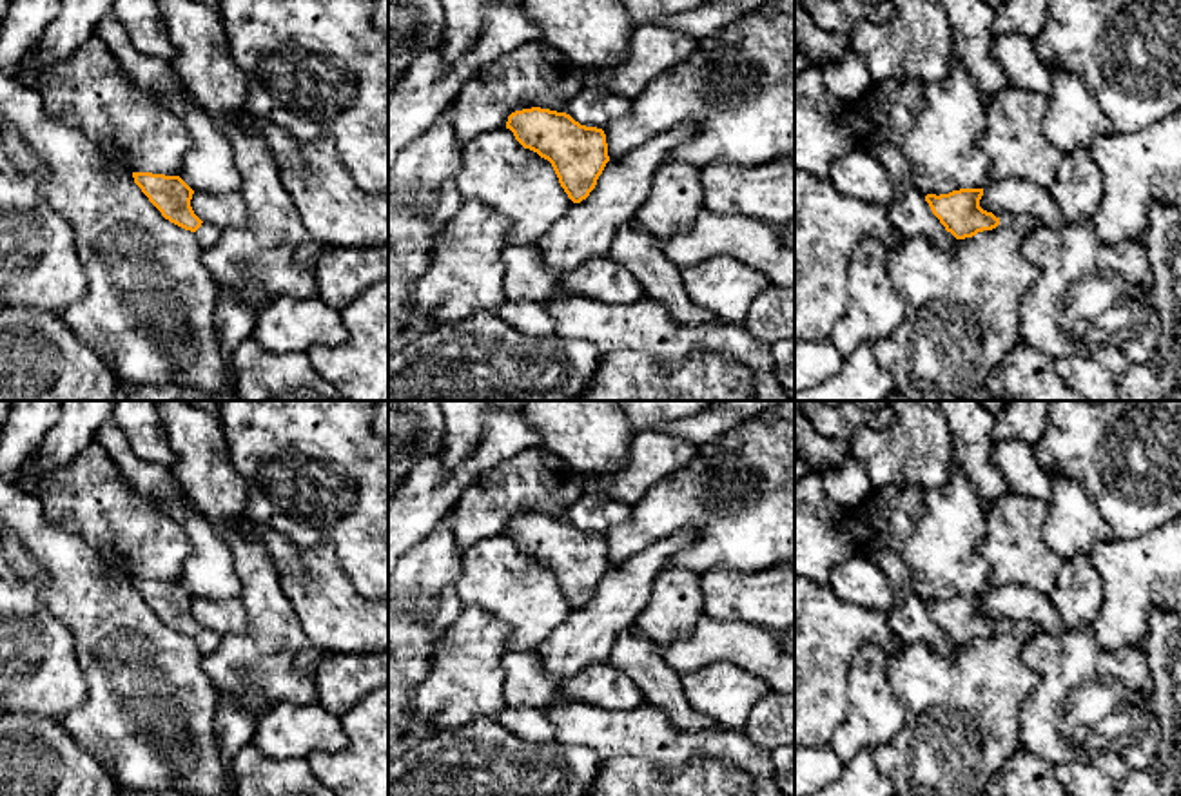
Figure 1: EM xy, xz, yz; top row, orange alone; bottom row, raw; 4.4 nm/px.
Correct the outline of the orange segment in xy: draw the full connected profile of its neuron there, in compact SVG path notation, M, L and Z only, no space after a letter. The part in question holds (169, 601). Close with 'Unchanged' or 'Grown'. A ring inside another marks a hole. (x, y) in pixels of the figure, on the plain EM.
M132 578L132 584L165 626L185 636L194 638L203 655L210 655L216 651L221 636L209 629L203 629L194 620L190 613L194 597L180 582Z. Grown

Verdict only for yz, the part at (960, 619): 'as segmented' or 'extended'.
extended

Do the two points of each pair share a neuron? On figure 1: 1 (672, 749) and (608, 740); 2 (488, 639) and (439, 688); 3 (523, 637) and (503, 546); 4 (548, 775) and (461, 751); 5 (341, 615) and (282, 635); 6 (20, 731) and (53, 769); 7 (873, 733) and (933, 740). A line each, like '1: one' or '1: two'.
1: one
2: one
3: one
4: one
5: two
6: one
7: two

